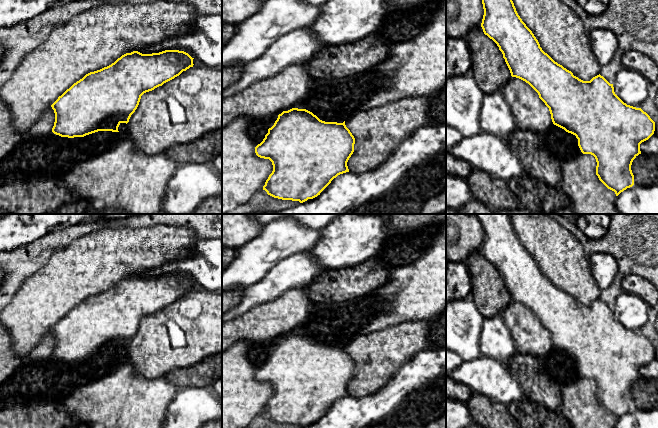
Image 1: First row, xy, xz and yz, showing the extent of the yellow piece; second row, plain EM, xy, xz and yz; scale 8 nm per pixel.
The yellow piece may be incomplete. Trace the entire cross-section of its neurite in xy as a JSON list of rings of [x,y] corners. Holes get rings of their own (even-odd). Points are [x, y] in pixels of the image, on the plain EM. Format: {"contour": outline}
{"contour": [[[179,274],[142,278],[126,277],[111,289],[86,298],[51,329],[55,337],[52,356],[61,361],[84,361],[98,355],[119,356],[121,347],[128,347],[137,333],[141,320],[179,300],[193,291],[193,283]]]}

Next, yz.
{"contour": [[[469,214],[476,217],[482,224],[484,239],[481,251],[485,259],[492,263],[503,278],[511,300],[528,307],[539,319],[539,322],[549,332],[554,349],[571,357],[578,363],[578,370],[583,378],[595,381],[596,399],[599,404],[616,420],[634,409],[634,399],[631,394],[633,384],[641,378],[640,368],[648,364],[655,355],[655,346],[641,332],[624,327],[614,316],[610,308],[600,298],[590,305],[583,305],[562,289],[555,286],[545,277],[532,255],[518,239],[511,223],[511,214]]]}

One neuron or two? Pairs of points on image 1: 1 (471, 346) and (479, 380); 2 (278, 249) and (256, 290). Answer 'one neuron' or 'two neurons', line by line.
1: two neurons
2: two neurons

